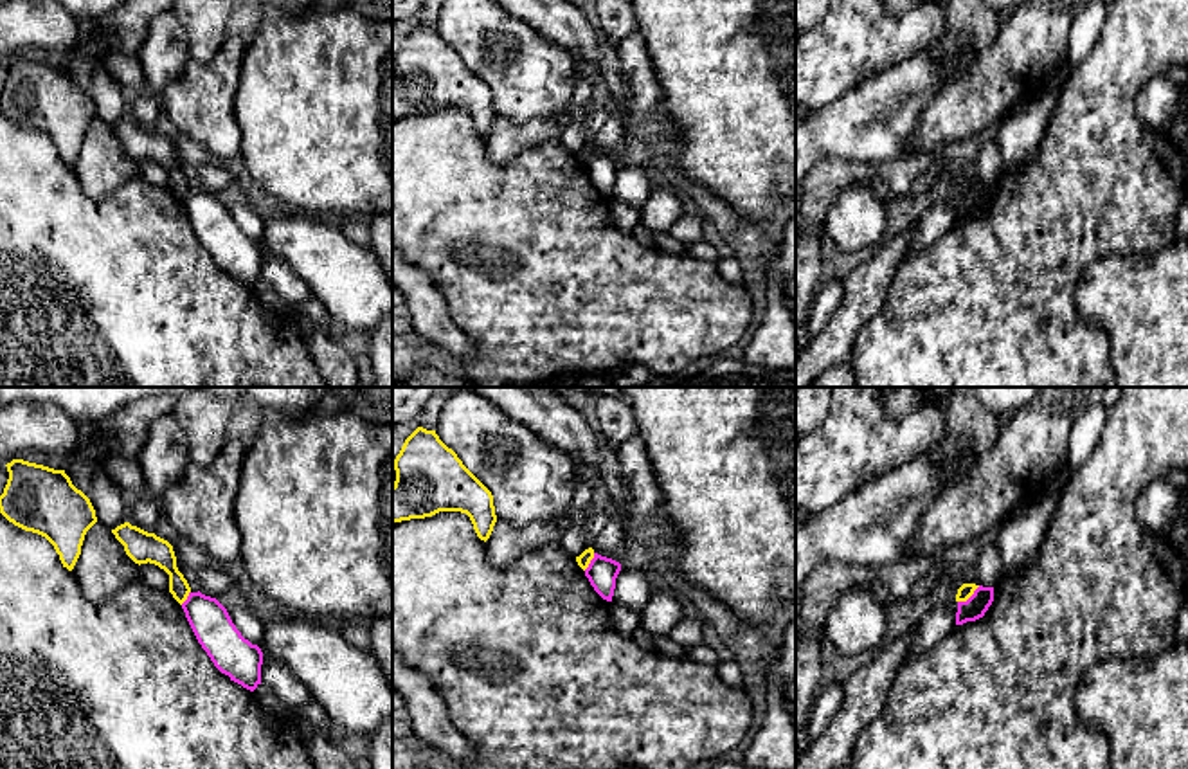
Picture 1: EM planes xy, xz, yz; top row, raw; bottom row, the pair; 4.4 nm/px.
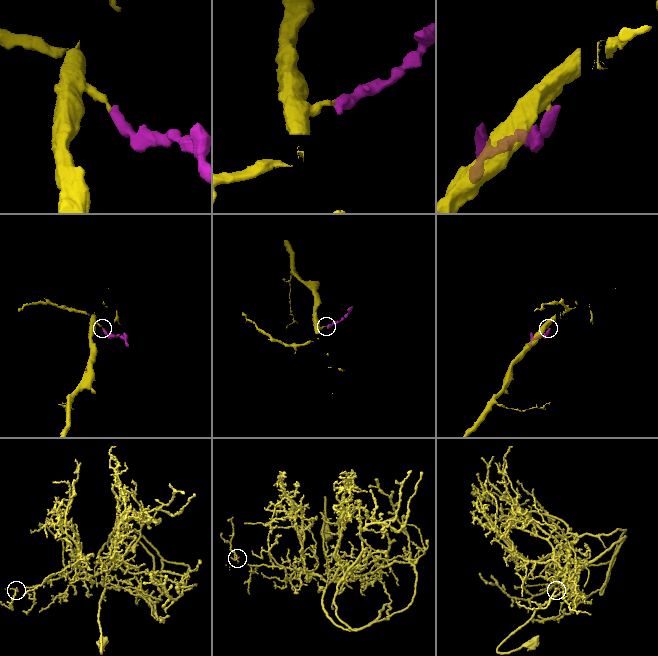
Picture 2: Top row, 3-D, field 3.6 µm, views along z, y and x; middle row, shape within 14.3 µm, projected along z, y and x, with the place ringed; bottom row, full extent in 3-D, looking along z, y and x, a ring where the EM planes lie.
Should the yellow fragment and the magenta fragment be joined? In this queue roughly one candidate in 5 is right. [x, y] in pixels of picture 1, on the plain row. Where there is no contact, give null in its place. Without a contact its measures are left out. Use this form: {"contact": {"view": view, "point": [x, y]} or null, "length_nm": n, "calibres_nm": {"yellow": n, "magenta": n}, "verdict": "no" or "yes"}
{"contact": {"view": "yz", "point": [969, 193]}, "length_nm": 130, "calibres_nm": {"yellow": 70, "magenta": 100}, "verdict": "no"}

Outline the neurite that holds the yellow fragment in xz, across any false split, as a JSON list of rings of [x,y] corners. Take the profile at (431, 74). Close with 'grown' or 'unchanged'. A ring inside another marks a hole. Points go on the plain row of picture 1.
[[[418,23],[392,63],[392,119],[461,108],[470,113],[481,137],[490,135],[497,119],[493,92],[436,27]]] | unchanged

